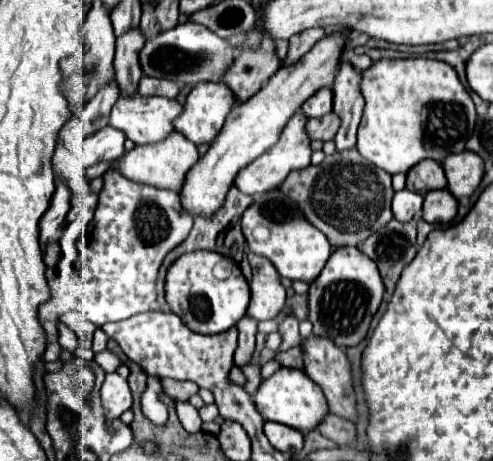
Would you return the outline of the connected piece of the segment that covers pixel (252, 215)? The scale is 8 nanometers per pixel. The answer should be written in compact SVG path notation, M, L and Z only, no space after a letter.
M281 188L253 196L253 204L241 218L241 230L251 252L267 258L277 272L289 280L313 282L331 254L331 244L325 234L307 222L301 208L297 208L297 202L289 200Z

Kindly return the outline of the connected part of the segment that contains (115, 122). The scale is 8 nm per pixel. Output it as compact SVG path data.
M135 94L129 98L121 96L109 114L109 126L121 130L135 144L151 144L151 142L163 140L173 130L173 118L177 118L181 110L183 106L173 98L141 96L141 94Z

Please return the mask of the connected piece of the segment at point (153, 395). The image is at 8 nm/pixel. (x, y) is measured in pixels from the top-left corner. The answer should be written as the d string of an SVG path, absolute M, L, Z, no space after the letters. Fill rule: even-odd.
M149 376L149 386L145 390L145 394L141 396L143 402L143 414L153 422L155 420L155 404L159 404L159 394L161 394L161 380Z

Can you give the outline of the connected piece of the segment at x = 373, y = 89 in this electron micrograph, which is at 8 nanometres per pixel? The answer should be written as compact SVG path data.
M421 56L381 58L361 74L359 88L365 98L365 110L363 120L359 124L357 150L365 160L373 162L377 168L389 174L405 174L409 168L413 168L425 158L441 162L445 156L465 150L465 142L475 128L475 104L465 86L461 84L457 72L447 62Z

